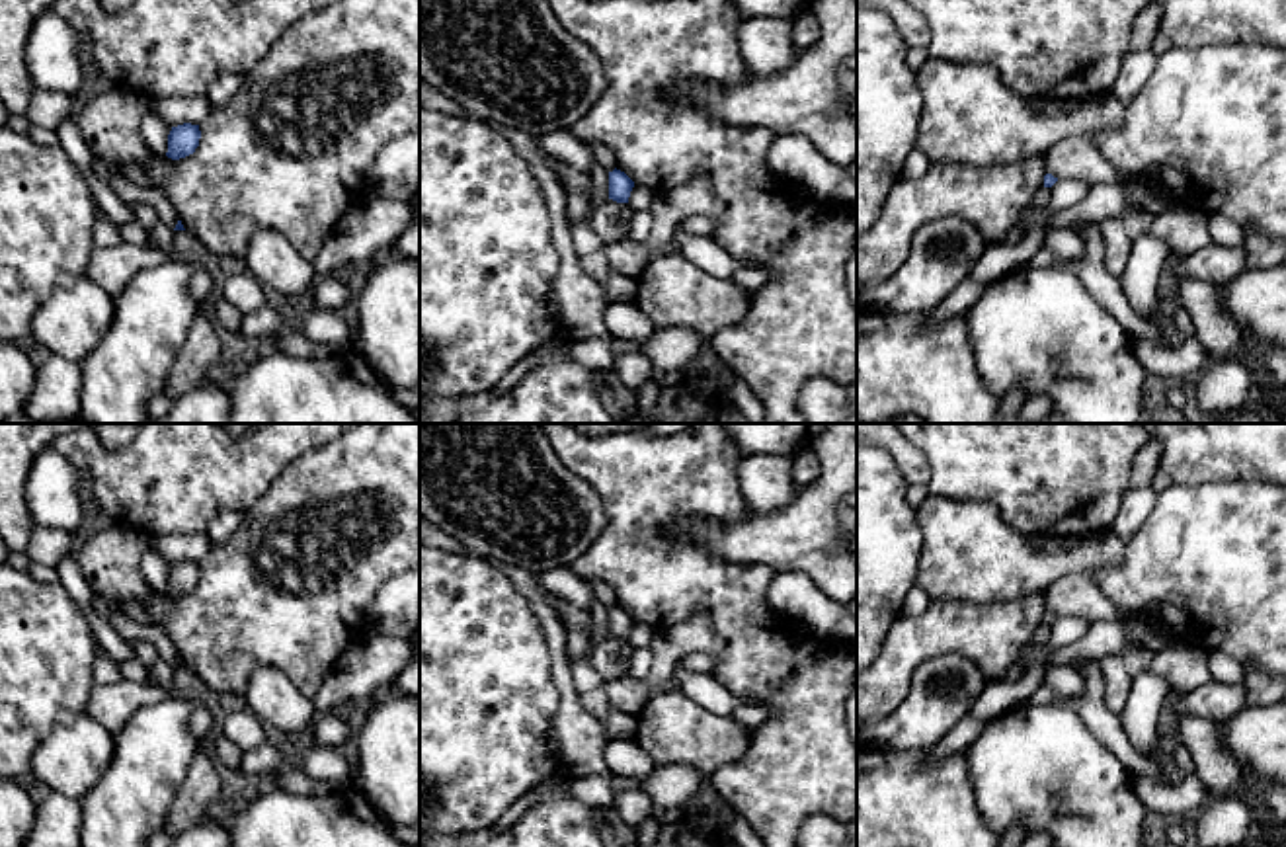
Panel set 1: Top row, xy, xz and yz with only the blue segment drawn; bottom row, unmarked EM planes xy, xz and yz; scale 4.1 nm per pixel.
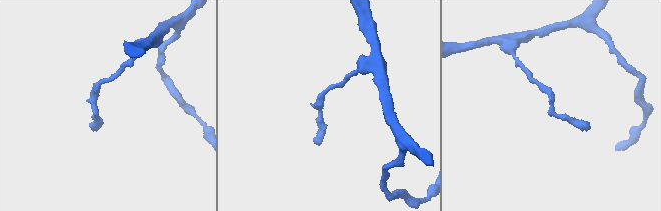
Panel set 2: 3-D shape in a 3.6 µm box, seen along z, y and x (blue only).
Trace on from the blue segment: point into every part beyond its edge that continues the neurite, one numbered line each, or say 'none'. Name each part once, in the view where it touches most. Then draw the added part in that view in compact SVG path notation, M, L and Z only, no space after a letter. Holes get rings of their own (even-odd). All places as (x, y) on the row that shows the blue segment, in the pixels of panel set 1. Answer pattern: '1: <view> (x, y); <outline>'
none

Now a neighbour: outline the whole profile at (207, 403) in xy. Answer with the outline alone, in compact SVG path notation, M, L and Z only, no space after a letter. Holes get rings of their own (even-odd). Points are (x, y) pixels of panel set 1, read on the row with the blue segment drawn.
M205 379L199 386L174 400L158 420L146 424L228 424L230 392Z

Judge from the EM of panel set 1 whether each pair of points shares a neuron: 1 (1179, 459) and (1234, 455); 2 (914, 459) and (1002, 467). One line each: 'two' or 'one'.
1: one
2: two

